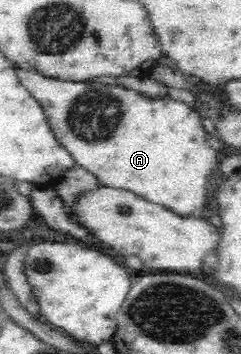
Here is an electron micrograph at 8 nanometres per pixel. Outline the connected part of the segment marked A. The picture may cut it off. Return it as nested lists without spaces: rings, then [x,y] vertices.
[[[17,70],[17,76],[39,101],[45,113],[45,123],[55,140],[70,154],[75,164],[97,177],[99,186],[129,190],[137,197],[164,206],[182,217],[192,216],[195,210],[203,208],[208,193],[207,176],[221,155],[208,143],[196,106],[173,100],[169,95],[147,98],[147,95],[123,86],[53,79],[31,70]]]

